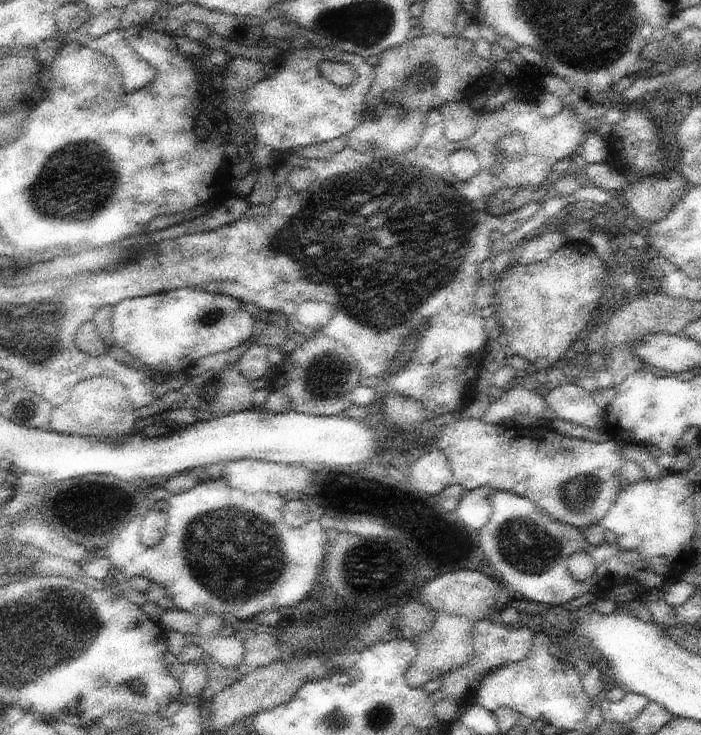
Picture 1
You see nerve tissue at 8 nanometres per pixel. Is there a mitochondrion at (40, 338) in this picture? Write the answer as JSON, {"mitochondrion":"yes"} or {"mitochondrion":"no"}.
{"mitochondrion":"yes"}

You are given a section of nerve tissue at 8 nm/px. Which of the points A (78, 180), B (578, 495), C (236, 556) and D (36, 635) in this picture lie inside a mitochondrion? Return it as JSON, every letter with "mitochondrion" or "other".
{"A":"mitochondrion","B":"mitochondrion","C":"mitochondrion","D":"mitochondrion"}

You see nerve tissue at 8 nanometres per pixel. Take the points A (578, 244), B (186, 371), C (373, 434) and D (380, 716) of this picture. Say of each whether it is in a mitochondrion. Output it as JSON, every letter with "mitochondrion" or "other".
{"A":"other","B":"other","C":"other","D":"mitochondrion"}

